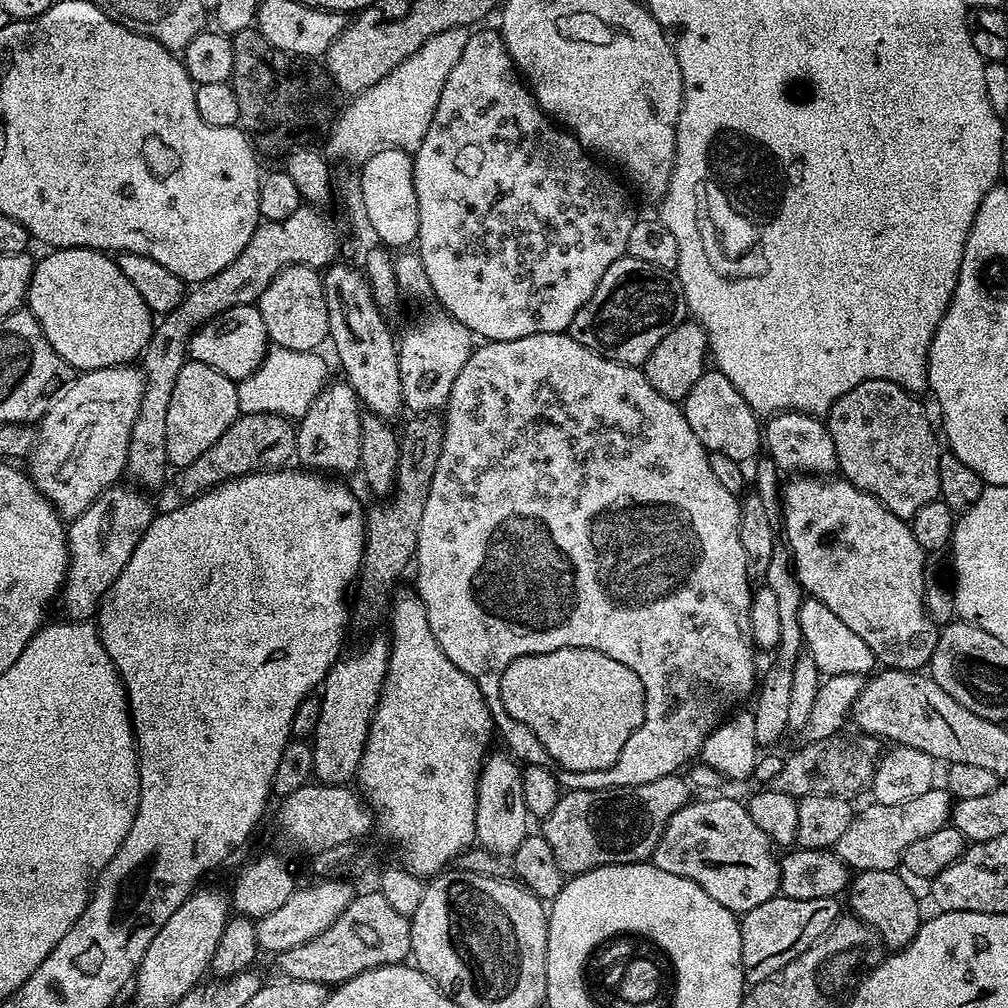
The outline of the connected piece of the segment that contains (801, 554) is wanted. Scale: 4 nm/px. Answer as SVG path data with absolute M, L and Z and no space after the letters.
M796 474L789 480L792 481L782 488L782 525L788 539L786 548L803 591L811 599L826 602L826 607L870 646L884 668L901 668L904 672L923 669L934 654L938 628L924 608L926 553L918 546L911 523L890 514L882 502L858 490L846 479Z

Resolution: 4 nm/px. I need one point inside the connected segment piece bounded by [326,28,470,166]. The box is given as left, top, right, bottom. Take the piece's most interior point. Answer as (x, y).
(394, 113)

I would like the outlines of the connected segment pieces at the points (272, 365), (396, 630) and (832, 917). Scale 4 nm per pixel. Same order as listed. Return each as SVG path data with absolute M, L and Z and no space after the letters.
M276 345L269 347L262 366L254 374L247 376L244 380L237 381L236 389L238 390L238 404L241 415L246 413L277 413L291 420L301 418L328 382L328 378L326 378L328 368L325 360L320 355L321 353L317 351L289 350Z
M411 587L402 588L390 600L392 632L390 631L388 669L384 679L384 688L380 691L380 697L378 698L378 706L372 712L372 720L368 723L366 746L364 747L362 762L356 772L355 779L357 781L360 780L360 785L358 785L359 791L362 793L368 807L374 813L374 824L378 832L380 828L381 834L386 839L393 840L402 851L408 852L409 858L412 859L412 864L410 863L411 871L421 878L431 878L445 871L451 865L448 863L459 852L466 851L470 846L473 847L476 839L476 791L480 781L480 768L493 747L491 744L492 736L494 740L494 725L490 710L486 706L486 698L482 698L482 690L478 690L474 678L470 678L465 672L458 670L458 666L454 666L454 662L450 662L450 658L446 658L446 654L442 654L442 646L438 646L438 642L430 630L430 618L426 618L426 606L422 602L420 595Z
M778 894L762 902L762 906L754 906L754 910L743 913L739 922L745 981L749 985L762 982L775 972L782 971L790 962L794 962L798 954L810 950L810 946L814 946L818 938L826 935L832 923L842 915L840 902L834 896L795 900Z

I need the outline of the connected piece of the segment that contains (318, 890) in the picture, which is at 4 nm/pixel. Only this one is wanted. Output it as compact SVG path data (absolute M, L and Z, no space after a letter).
M323 879L312 883L305 888L304 885L297 887L290 898L274 910L274 914L266 914L256 921L256 947L261 953L279 954L294 946L302 946L302 942L310 942L310 938L318 938L318 934L328 929L352 901L354 890L343 879Z

